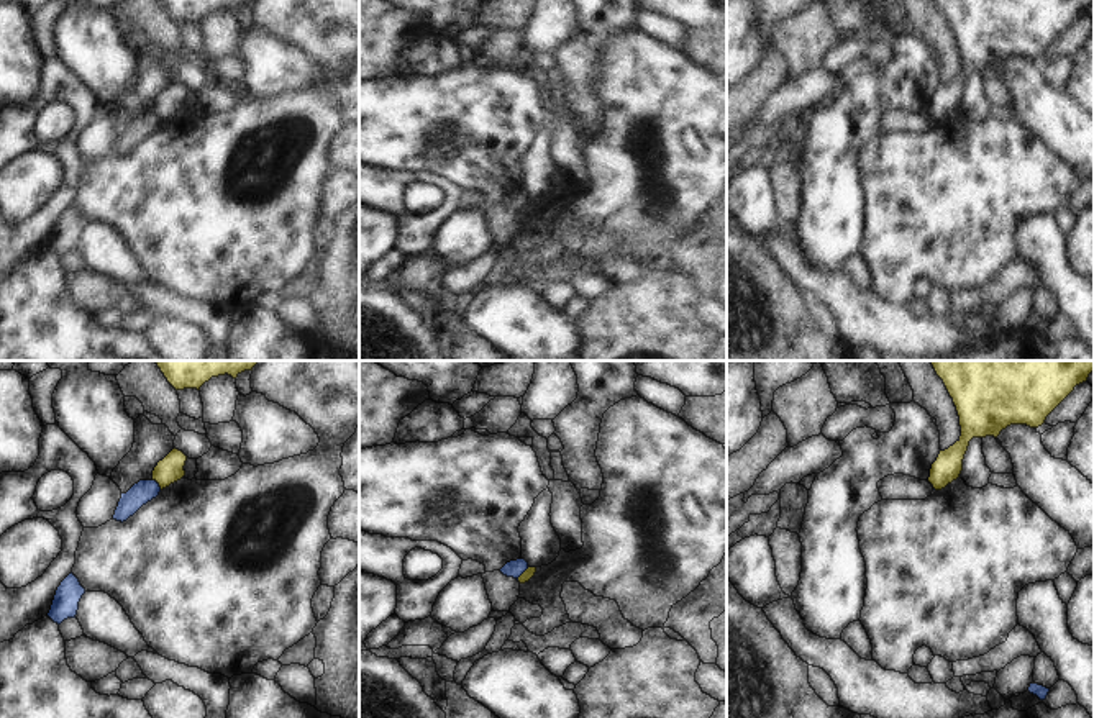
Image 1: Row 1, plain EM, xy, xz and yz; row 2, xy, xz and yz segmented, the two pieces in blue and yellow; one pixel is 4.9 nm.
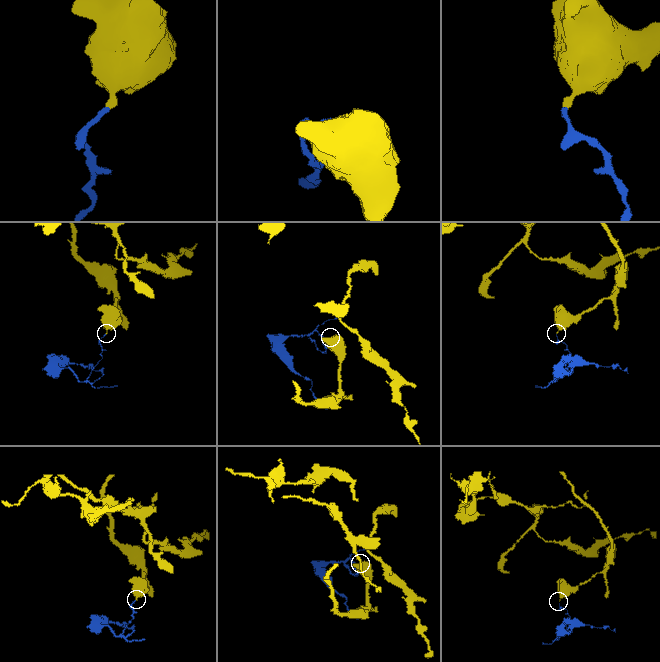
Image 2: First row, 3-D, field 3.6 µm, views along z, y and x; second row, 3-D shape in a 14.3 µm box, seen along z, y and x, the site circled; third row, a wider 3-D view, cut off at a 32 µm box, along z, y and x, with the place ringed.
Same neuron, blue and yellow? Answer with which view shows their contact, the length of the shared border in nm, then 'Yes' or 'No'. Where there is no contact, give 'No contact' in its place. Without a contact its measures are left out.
Touches blue in xz. Shared border 90 nm. No

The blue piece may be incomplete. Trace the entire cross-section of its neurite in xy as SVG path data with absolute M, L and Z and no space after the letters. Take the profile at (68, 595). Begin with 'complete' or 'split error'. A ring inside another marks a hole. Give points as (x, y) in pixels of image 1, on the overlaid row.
complete; M71 572L57 587L48 616L57 625L61 625L67 618L75 618L79 602L84 593L85 588L80 585L79 579Z

